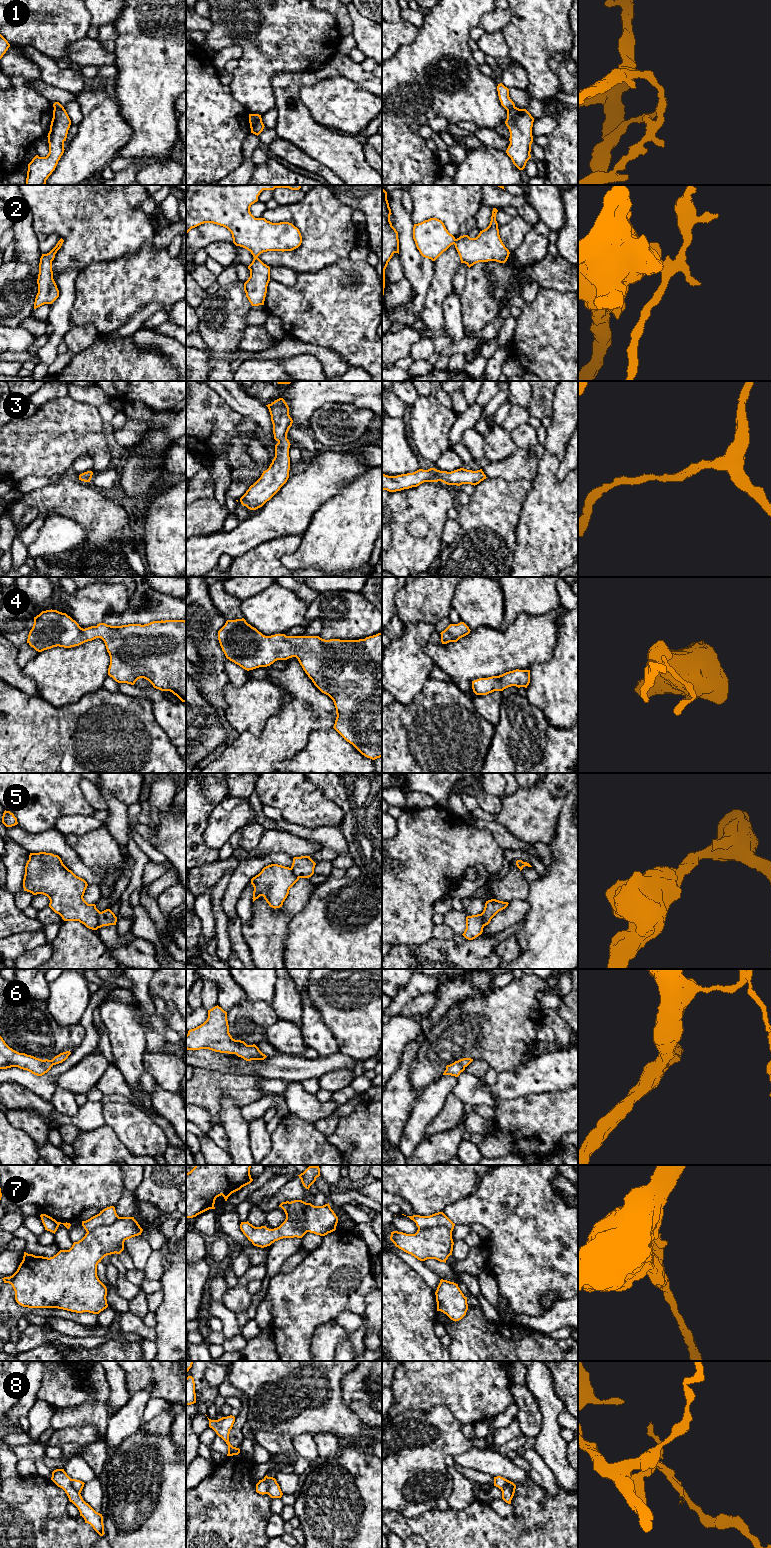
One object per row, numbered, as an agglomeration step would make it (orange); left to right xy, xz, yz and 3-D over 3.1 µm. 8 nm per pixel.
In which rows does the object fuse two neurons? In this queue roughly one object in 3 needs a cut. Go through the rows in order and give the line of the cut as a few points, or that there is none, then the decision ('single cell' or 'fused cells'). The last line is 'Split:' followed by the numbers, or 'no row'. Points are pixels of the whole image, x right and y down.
1: yz (515, 107), (507, 111) | fused cells
2: yz (455, 239), (453, 243) | fused cells
3: no cut | single cell
4: no cut | single cell
5: xy (101, 912), (96, 928) | fused cells
6: no cut | single cell
7: xz (310, 1203), (294, 1221), (295, 1227) | fused cells
8: xy (71, 1479), (71, 1485), (79, 1493) | fused cells
Split: 1, 2, 5, 7, 8

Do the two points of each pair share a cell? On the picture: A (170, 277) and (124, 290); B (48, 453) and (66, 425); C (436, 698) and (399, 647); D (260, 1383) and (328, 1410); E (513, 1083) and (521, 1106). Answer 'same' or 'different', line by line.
A: same
B: same
C: different
D: same
E: different

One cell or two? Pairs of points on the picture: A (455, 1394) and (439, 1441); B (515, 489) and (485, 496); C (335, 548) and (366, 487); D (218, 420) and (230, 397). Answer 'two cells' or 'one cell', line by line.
A: two cells
B: one cell
C: one cell
D: two cells

